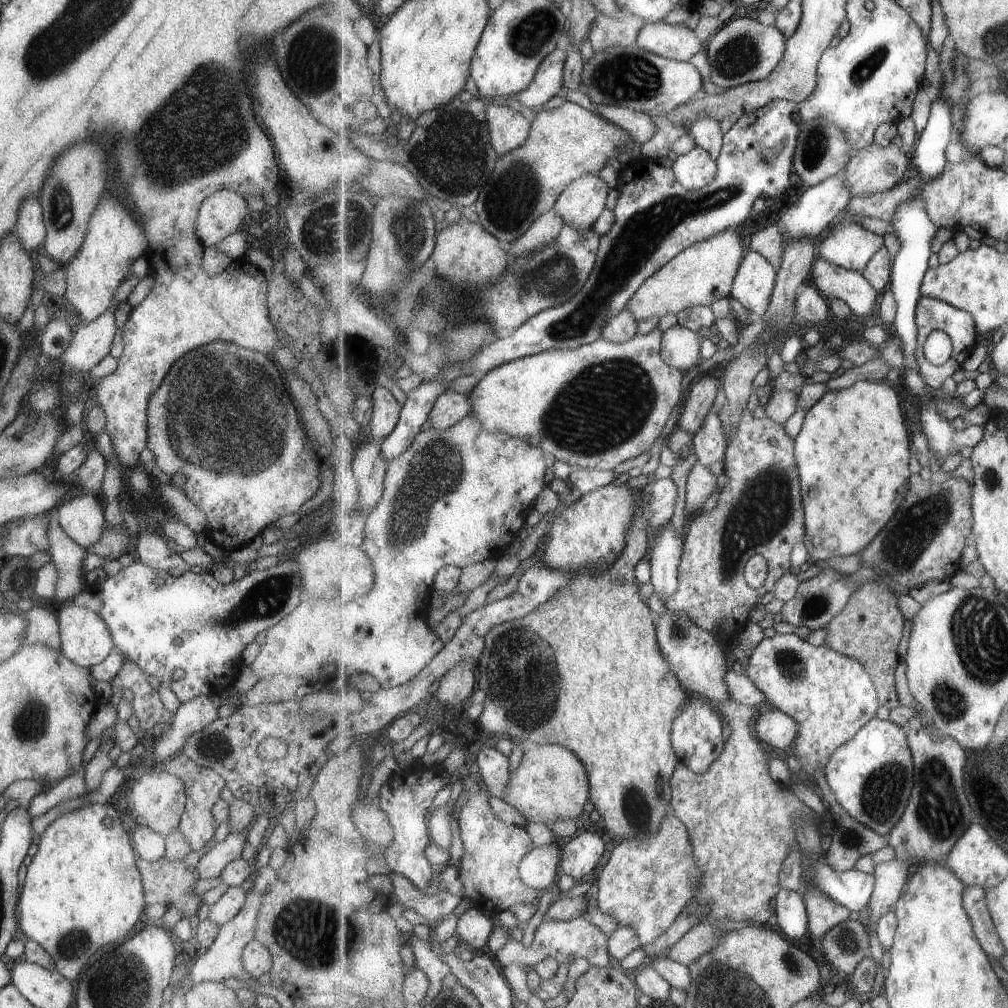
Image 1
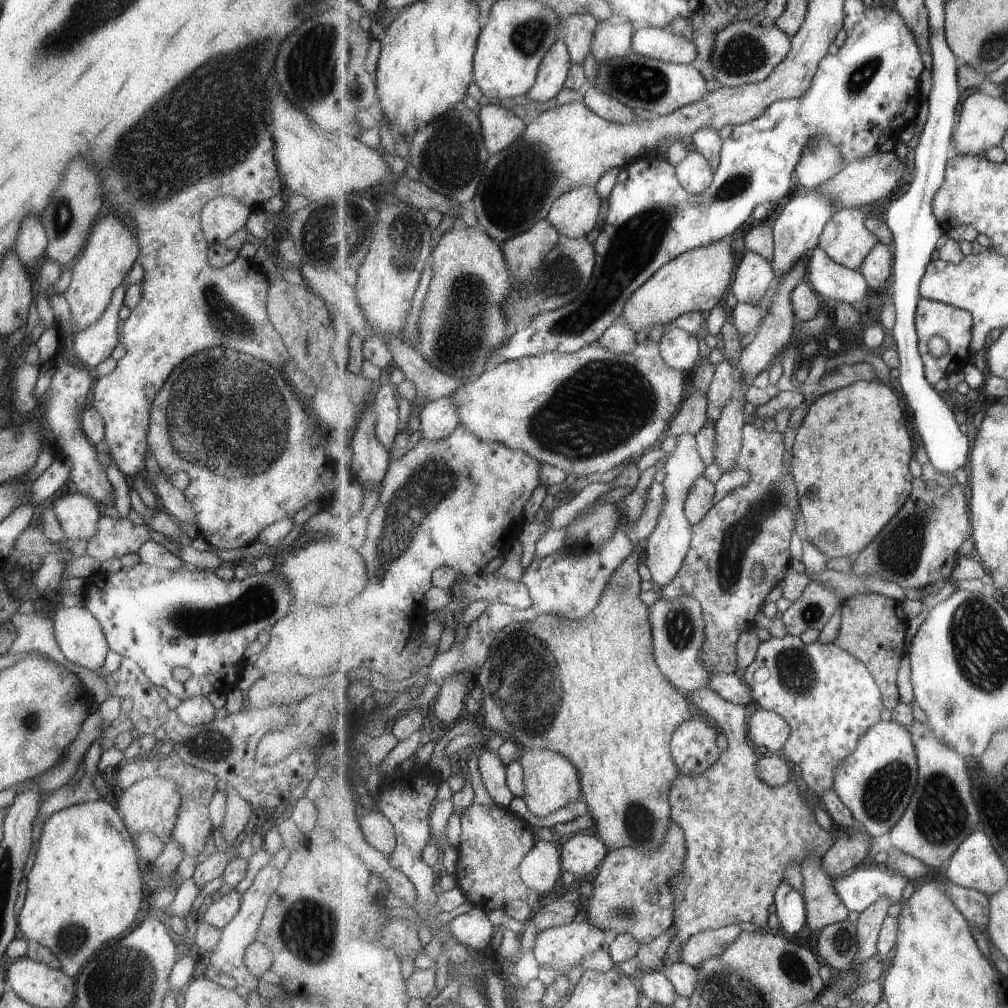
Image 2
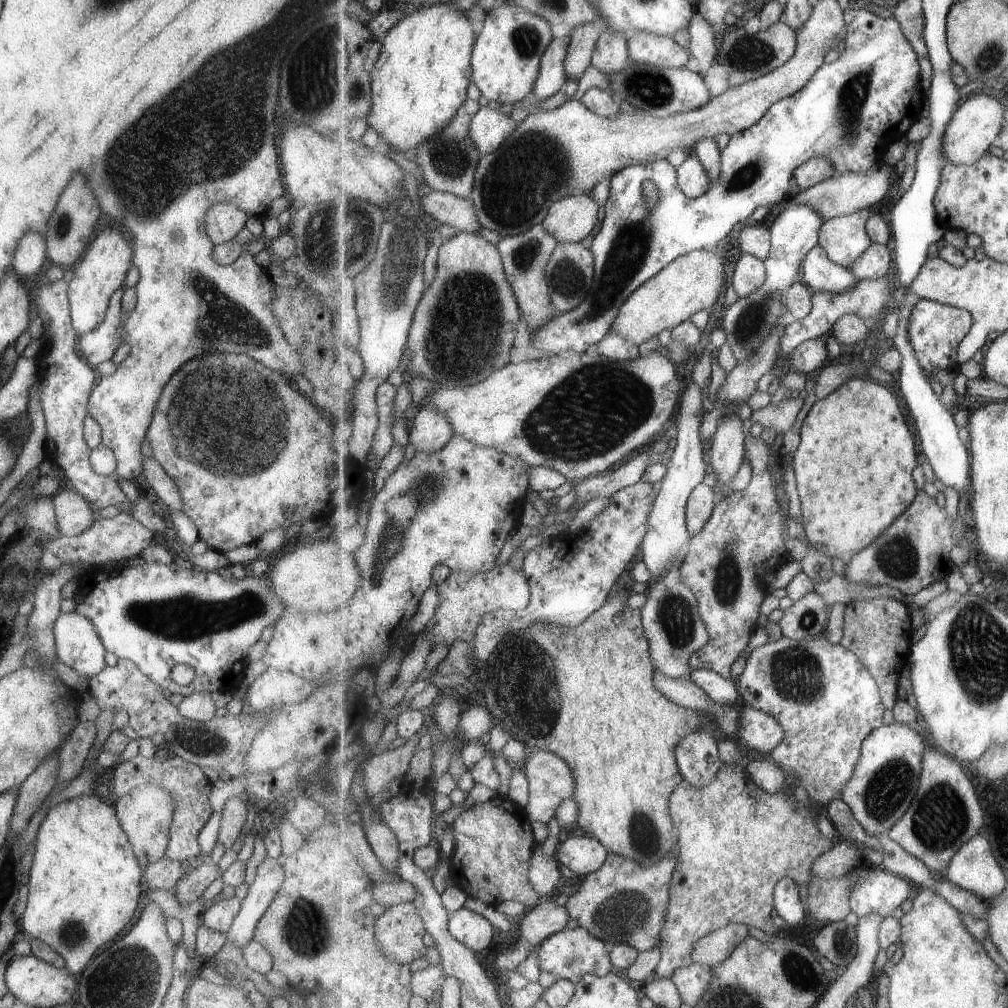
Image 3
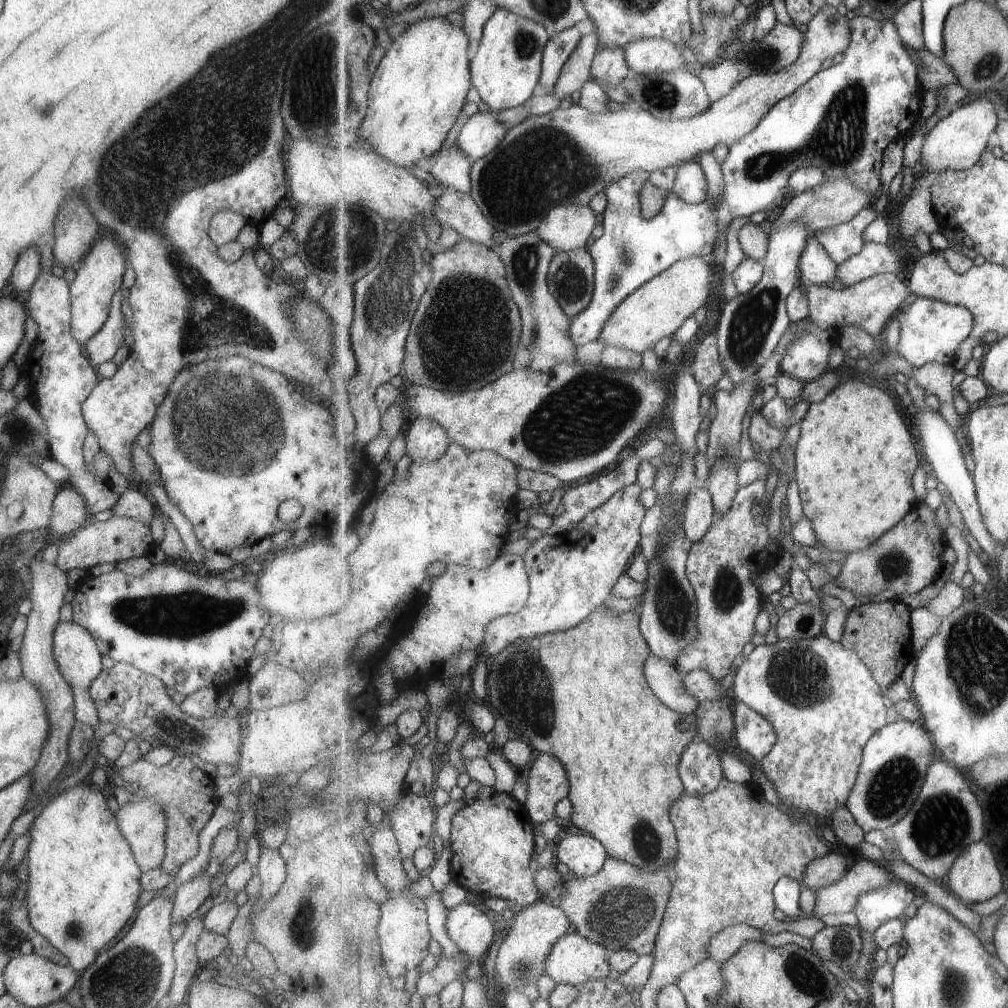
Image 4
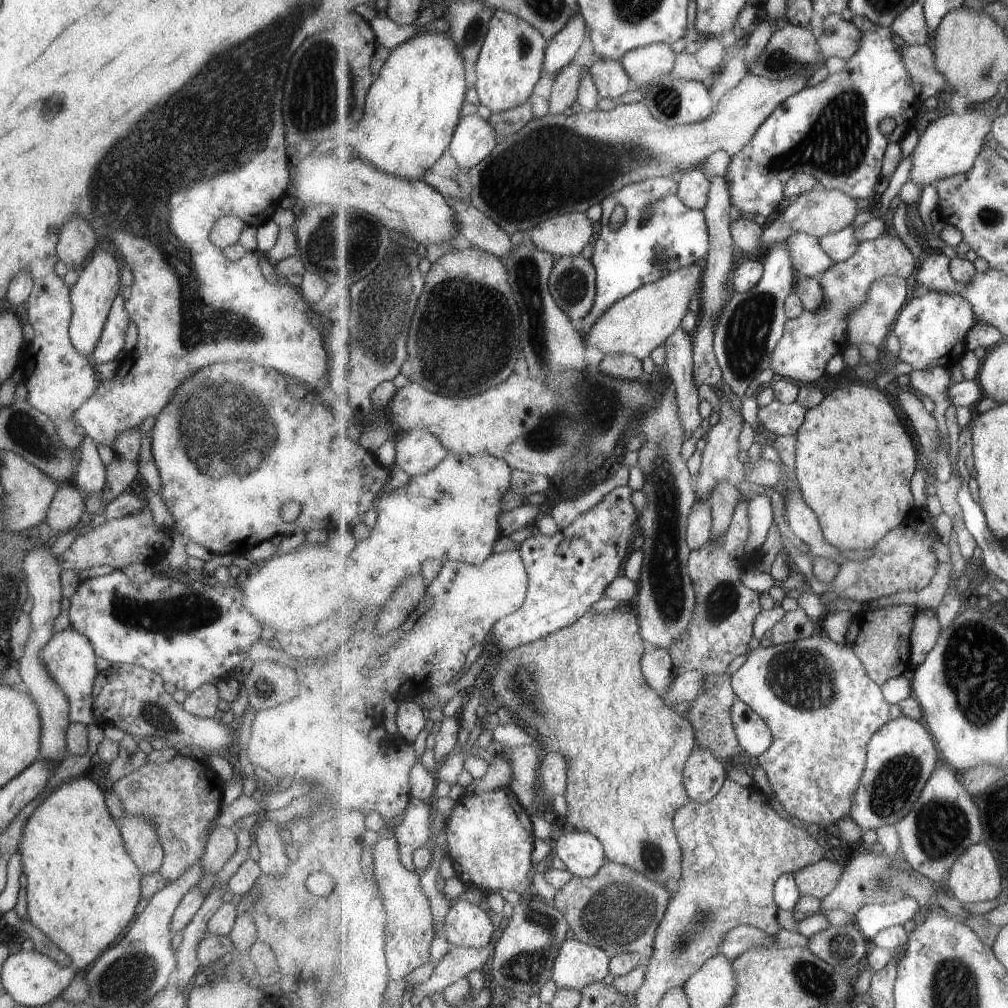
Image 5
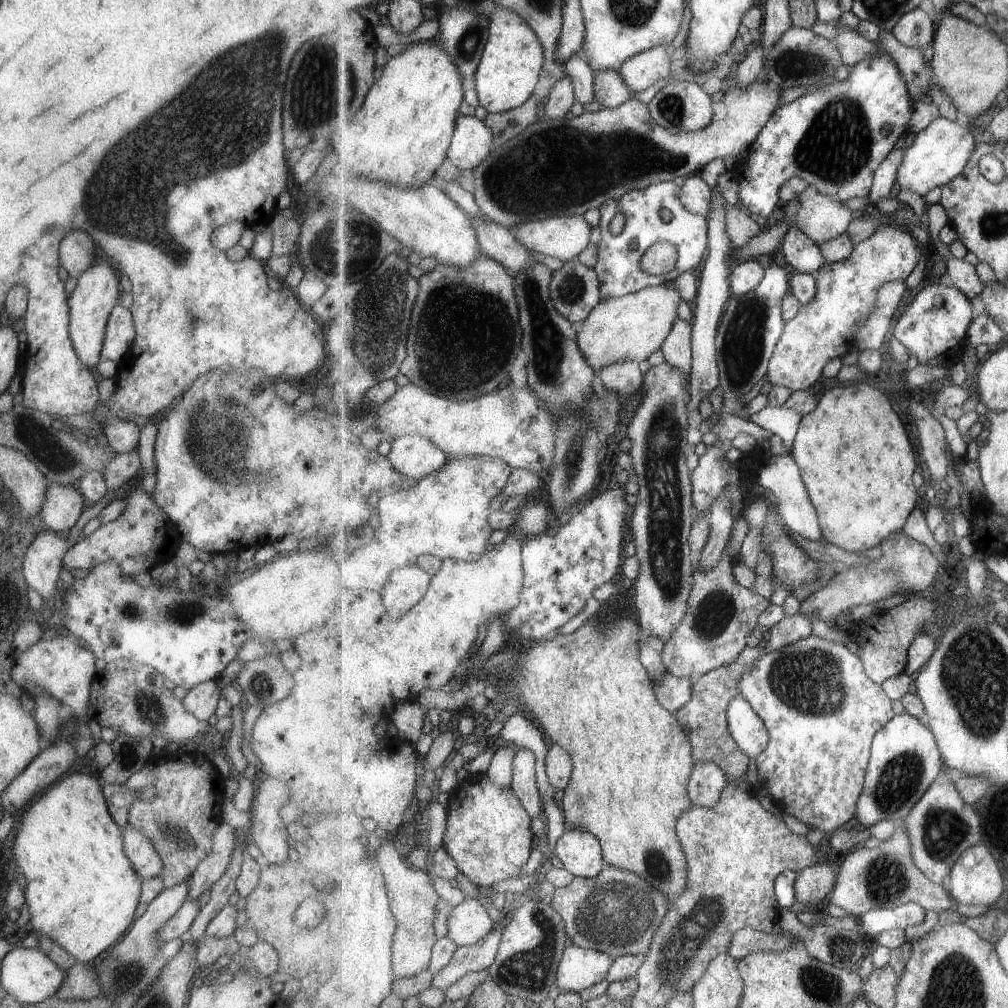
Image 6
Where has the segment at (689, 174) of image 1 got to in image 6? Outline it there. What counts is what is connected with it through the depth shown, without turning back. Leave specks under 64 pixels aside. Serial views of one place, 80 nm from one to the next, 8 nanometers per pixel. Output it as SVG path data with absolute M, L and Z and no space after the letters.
M700 173L689 175L684 178L680 197L682 205L690 213L707 216L712 208L714 188L701 178Z

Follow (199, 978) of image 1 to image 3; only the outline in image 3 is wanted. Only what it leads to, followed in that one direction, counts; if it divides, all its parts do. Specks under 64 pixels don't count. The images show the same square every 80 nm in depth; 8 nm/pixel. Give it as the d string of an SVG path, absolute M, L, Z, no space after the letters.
M267 855L257 865L254 881L248 886L245 898L240 900L238 913L232 920L230 929L225 933L227 941L242 948L252 940L257 921L263 916L283 882L281 868L276 859Z

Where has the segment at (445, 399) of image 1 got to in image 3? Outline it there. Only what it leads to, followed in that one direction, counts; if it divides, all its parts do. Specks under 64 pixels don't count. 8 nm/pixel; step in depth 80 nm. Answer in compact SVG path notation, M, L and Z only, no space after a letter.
M423 407L414 418L409 430L409 442L415 448L415 454L440 451L454 435L452 421L439 409Z

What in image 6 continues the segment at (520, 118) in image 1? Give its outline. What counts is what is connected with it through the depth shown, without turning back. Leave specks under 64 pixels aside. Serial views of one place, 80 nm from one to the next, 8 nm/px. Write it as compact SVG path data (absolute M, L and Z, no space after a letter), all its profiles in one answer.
M459 114L447 157L459 170L473 171L491 154L492 140L482 120Z

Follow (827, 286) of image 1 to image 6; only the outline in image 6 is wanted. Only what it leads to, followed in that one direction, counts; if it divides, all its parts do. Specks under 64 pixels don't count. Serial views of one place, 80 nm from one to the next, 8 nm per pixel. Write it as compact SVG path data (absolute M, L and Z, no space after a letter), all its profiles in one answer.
M793 223L784 236L782 254L786 262L802 273L813 273L827 263L822 248Z

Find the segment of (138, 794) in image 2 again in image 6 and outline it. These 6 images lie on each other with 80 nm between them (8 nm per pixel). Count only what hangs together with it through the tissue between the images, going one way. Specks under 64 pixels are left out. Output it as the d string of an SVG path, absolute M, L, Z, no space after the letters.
M129 824L122 830L122 851L142 879L160 878L161 859L150 840Z

